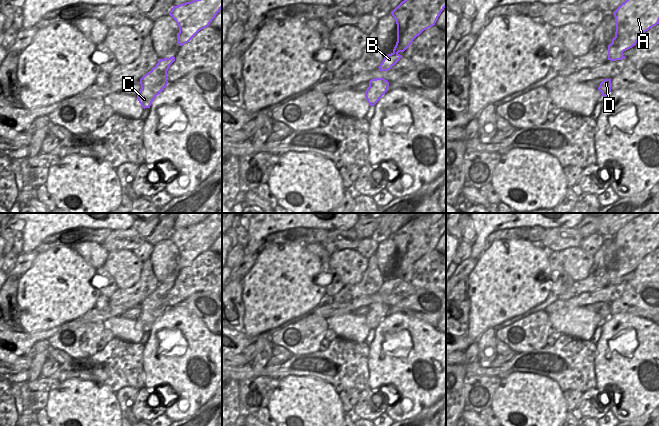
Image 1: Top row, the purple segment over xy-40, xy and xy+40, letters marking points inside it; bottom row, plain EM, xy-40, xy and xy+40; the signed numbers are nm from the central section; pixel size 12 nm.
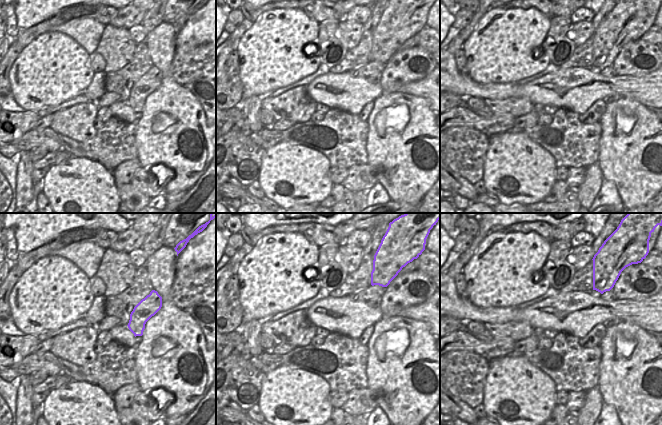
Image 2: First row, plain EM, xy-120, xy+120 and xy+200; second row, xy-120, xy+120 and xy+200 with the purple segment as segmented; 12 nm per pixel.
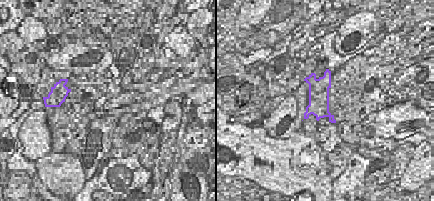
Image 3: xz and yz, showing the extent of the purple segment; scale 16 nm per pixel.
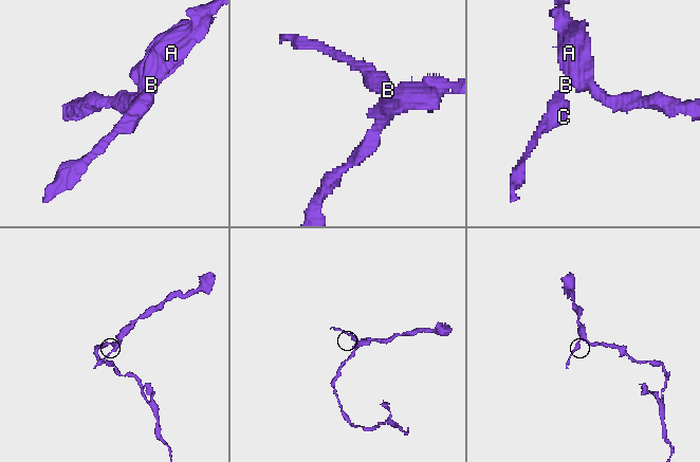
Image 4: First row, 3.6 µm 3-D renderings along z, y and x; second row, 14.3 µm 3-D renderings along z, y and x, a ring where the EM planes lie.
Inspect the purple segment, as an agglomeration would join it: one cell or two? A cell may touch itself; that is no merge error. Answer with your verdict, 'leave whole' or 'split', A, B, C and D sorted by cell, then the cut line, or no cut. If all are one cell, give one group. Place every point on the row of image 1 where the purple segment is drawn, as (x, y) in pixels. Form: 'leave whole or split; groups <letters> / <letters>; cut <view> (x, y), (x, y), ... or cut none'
split; groups A / B C D; cut xy (397, 52), (392, 53)

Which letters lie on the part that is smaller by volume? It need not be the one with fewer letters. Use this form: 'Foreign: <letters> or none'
Foreign: B, C, D

